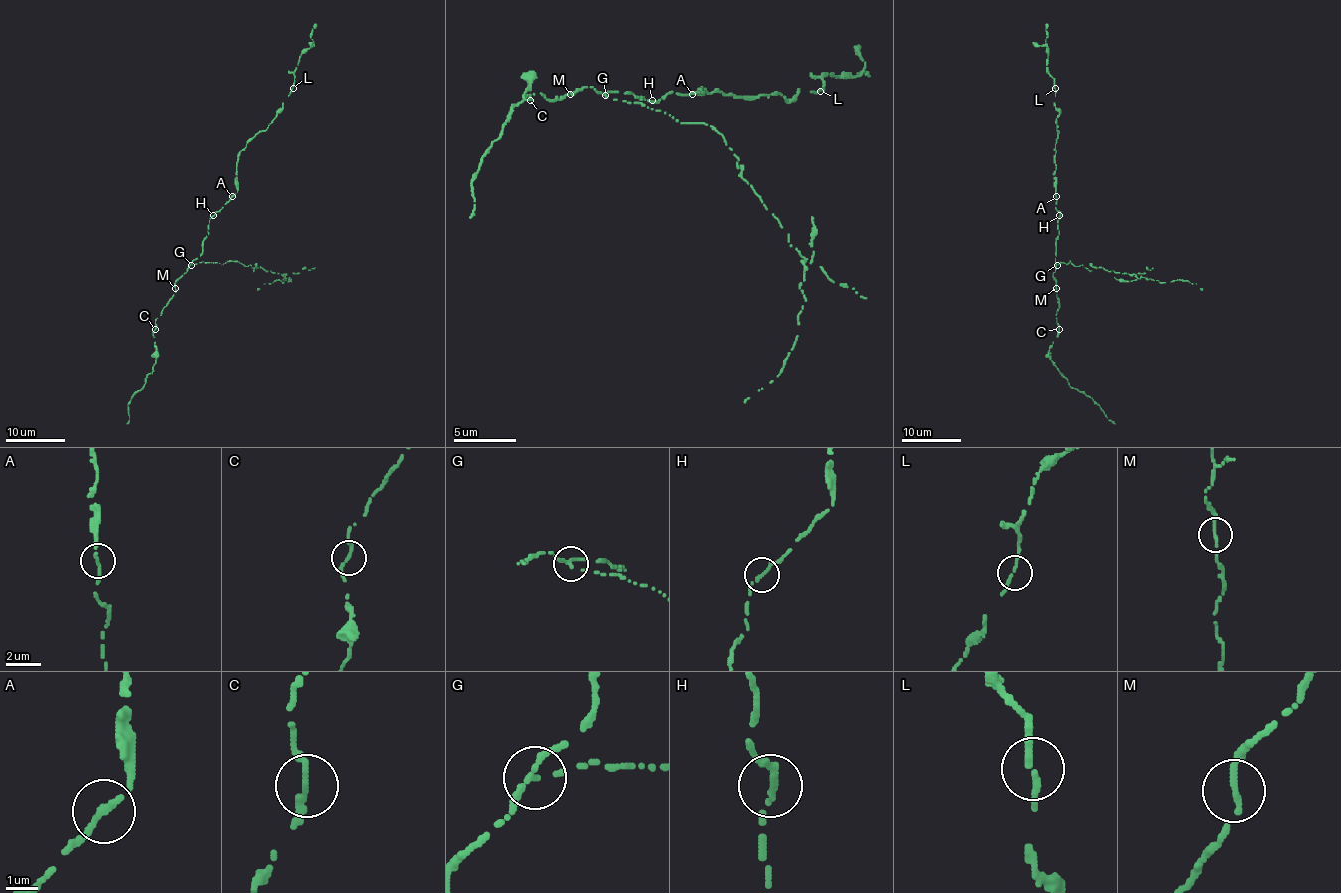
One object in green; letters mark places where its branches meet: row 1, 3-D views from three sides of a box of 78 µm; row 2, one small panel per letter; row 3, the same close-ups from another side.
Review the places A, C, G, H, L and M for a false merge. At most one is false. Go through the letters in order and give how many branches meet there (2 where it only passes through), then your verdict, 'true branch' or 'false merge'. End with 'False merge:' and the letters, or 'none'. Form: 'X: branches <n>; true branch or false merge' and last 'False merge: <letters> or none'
A: branches 2; true branch
C: branches 2; true branch
G: branches 2; false merge
H: branches 2; true branch
L: branches 2; true branch
M: branches 2; true branch
False merge: G

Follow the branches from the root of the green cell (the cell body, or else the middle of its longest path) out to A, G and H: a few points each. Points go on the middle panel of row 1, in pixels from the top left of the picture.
A: (636, 97), (642, 100), (639, 100), (642, 97), (658, 100), (673, 91), (677, 94), (692, 94)
G: (636, 97), (617, 91), (605, 94)
H: (636, 97), (652, 100)

